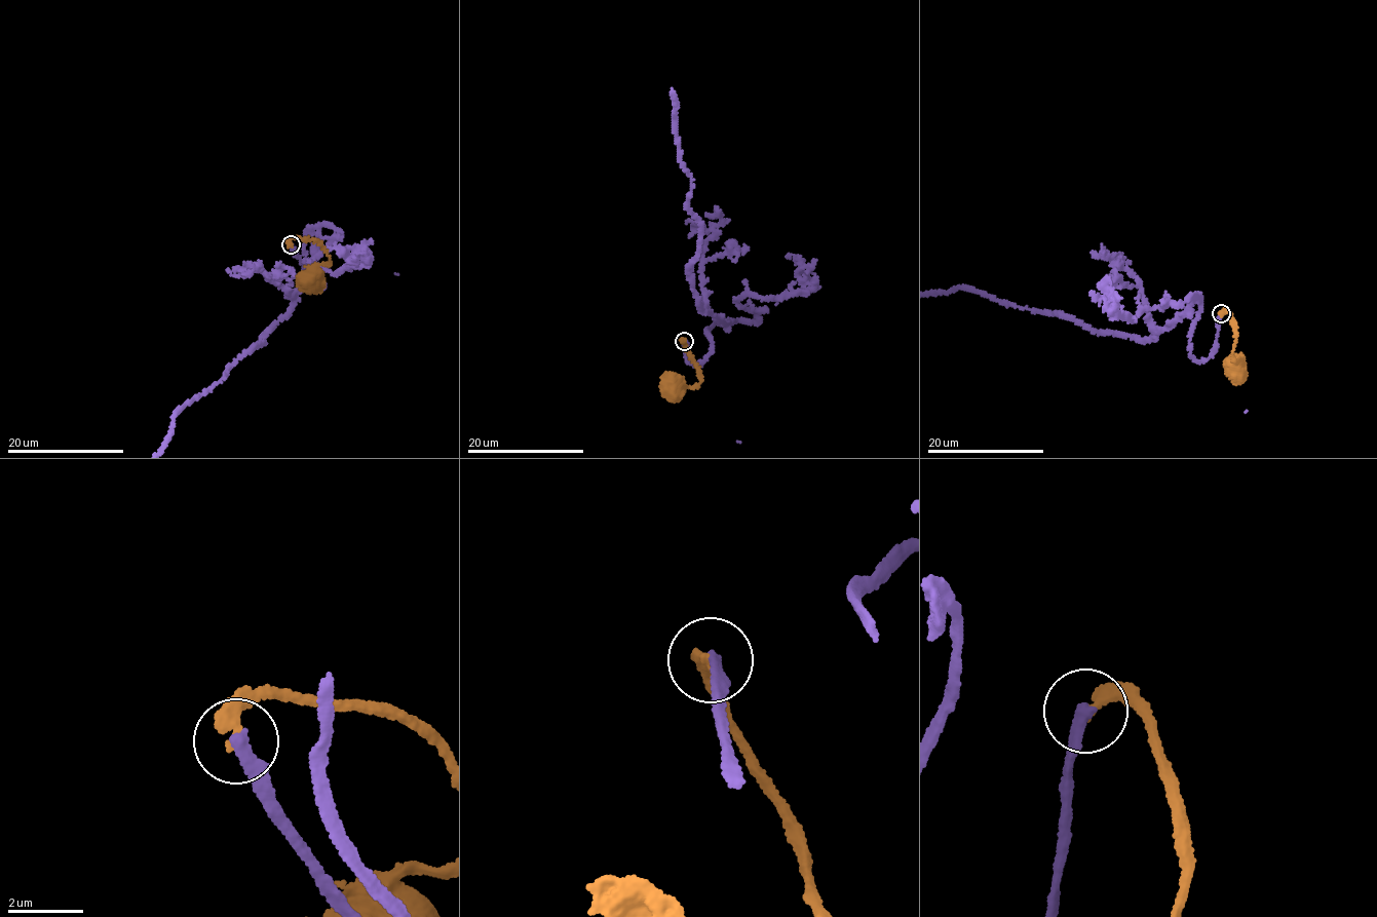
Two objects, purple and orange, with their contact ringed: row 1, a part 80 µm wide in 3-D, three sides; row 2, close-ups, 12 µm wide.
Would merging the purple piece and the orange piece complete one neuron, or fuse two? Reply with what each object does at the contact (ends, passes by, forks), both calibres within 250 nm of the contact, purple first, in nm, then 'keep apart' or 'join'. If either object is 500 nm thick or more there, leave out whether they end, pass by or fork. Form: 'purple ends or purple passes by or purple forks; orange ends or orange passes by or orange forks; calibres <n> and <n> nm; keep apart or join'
purple ends; orange ends; calibres 300 and 360 nm; keep apart

